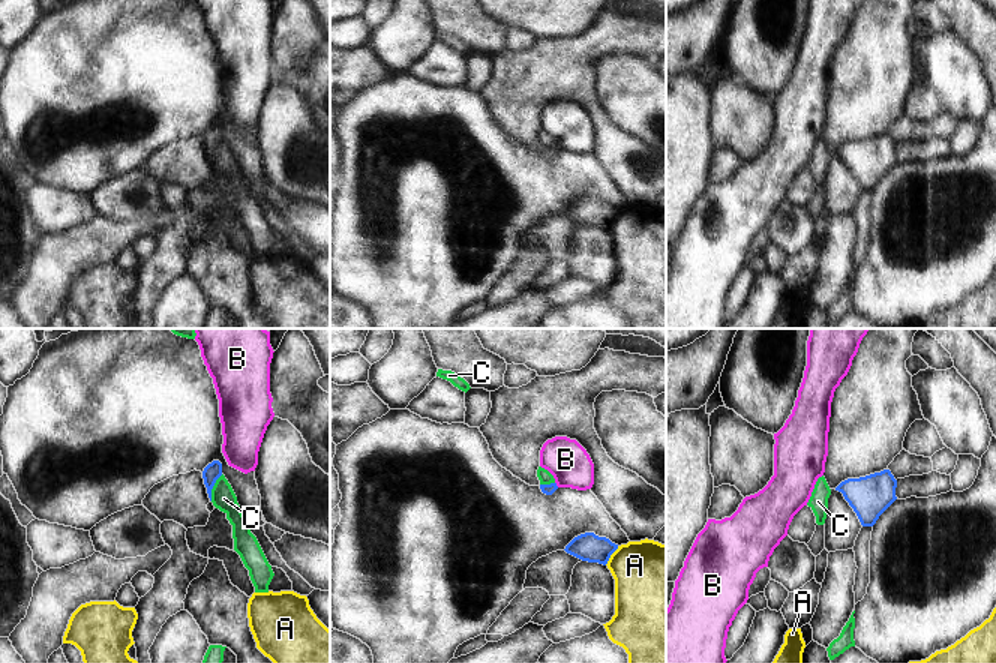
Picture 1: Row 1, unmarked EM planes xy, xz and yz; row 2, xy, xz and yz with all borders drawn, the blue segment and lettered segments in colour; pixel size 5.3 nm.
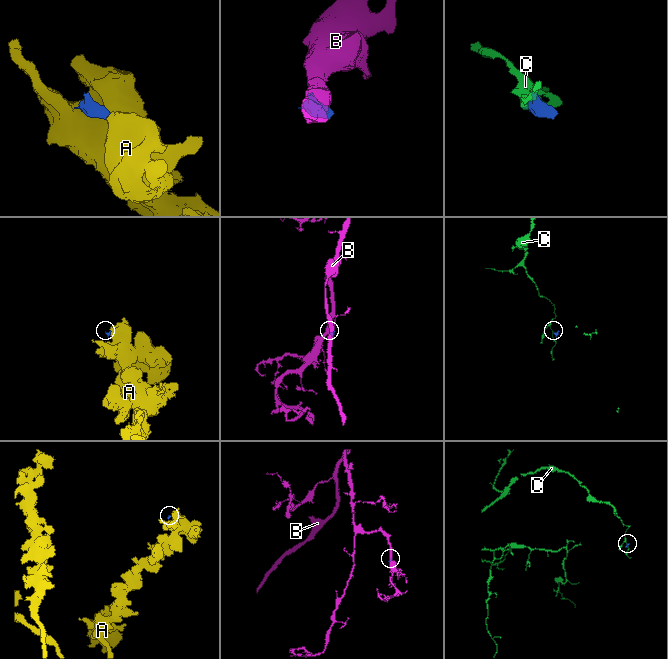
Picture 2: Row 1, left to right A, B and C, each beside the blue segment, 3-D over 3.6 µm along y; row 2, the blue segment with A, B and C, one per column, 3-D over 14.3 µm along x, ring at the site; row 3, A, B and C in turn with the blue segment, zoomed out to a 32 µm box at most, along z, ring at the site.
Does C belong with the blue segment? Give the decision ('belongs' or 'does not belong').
does not belong

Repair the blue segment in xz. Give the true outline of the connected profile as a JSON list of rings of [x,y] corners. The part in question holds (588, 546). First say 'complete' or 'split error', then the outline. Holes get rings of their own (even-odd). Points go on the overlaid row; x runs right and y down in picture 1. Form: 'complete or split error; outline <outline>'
complete; outline [[[585,532],[574,537],[564,550],[582,561],[606,566],[616,549],[618,544],[612,543],[609,538],[598,537],[594,532]]]

